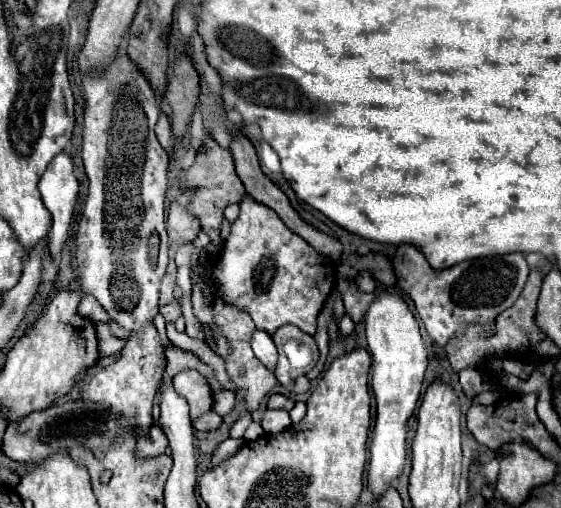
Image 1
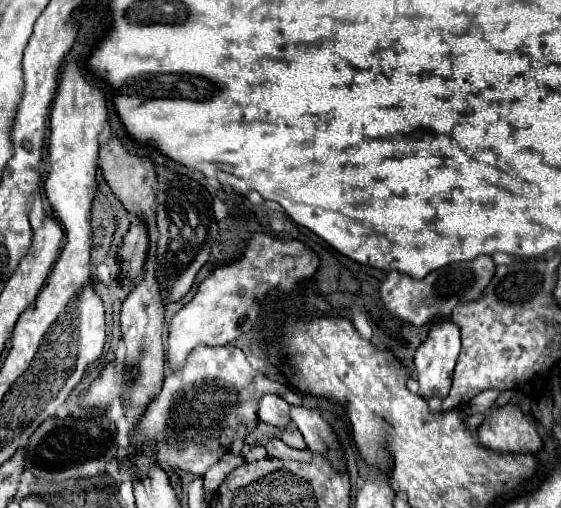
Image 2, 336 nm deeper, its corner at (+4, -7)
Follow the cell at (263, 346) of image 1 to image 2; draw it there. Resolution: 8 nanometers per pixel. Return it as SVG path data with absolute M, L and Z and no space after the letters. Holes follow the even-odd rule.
M264 395L258 405L260 405L258 417L266 425L280 427L280 429L290 425L290 405L282 397L278 397L278 395Z

